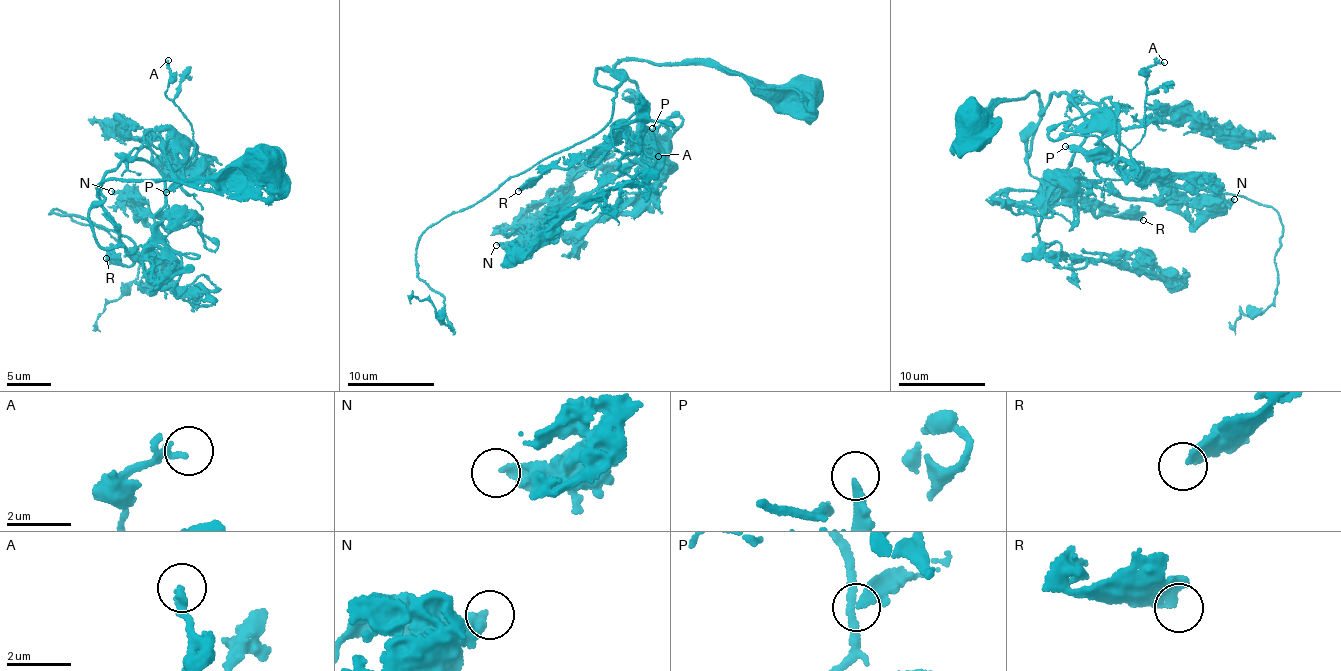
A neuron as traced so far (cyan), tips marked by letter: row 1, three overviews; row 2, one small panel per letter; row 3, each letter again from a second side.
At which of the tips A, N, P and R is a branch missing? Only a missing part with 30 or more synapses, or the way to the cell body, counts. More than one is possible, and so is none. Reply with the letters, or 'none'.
R

